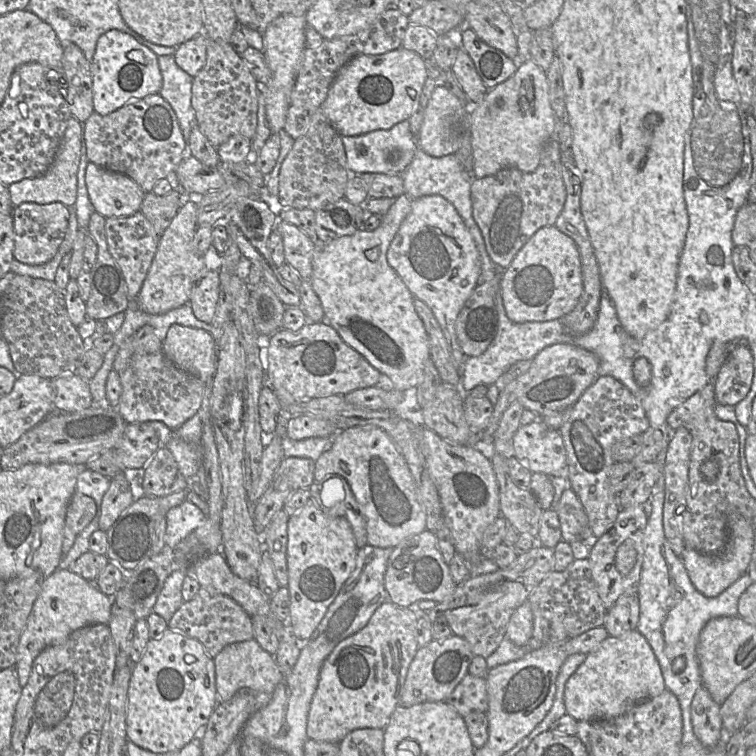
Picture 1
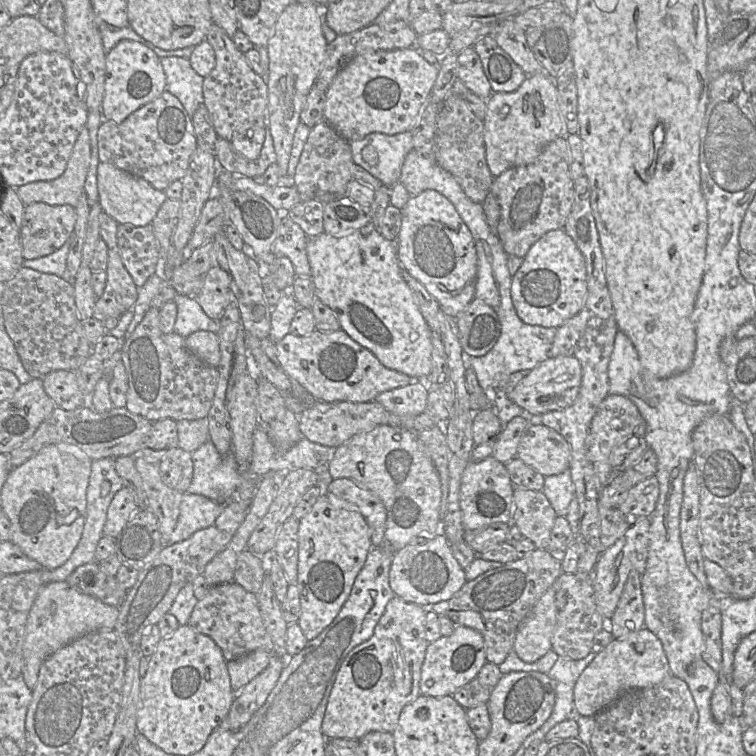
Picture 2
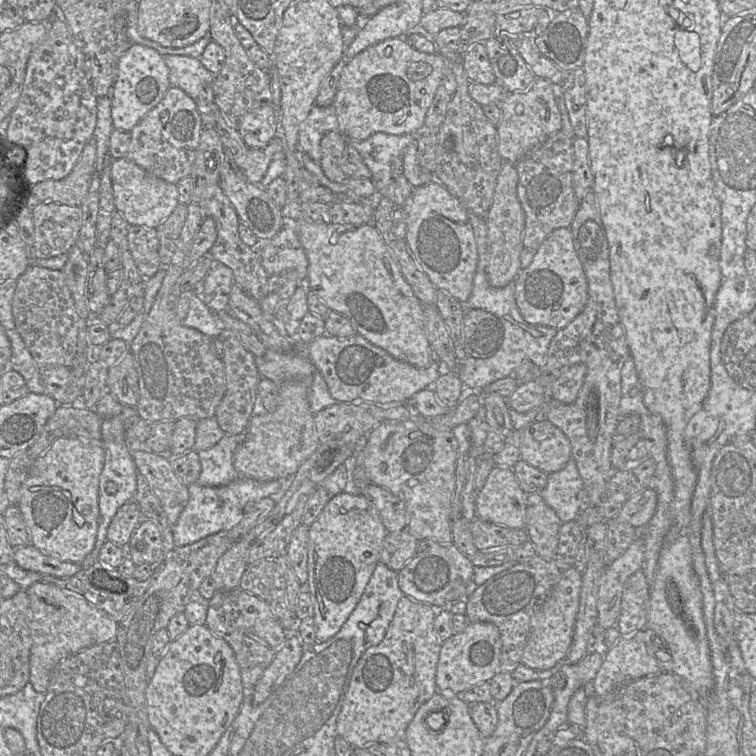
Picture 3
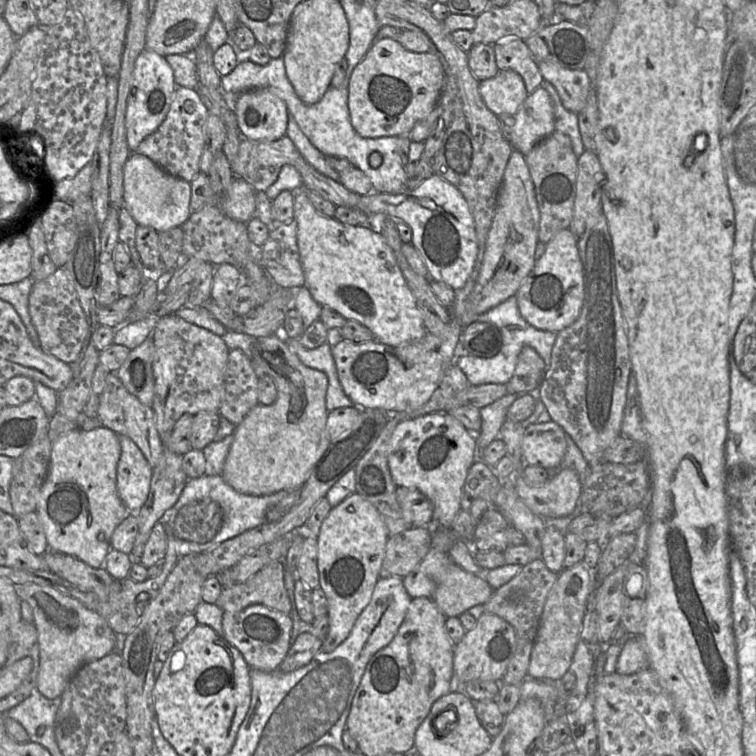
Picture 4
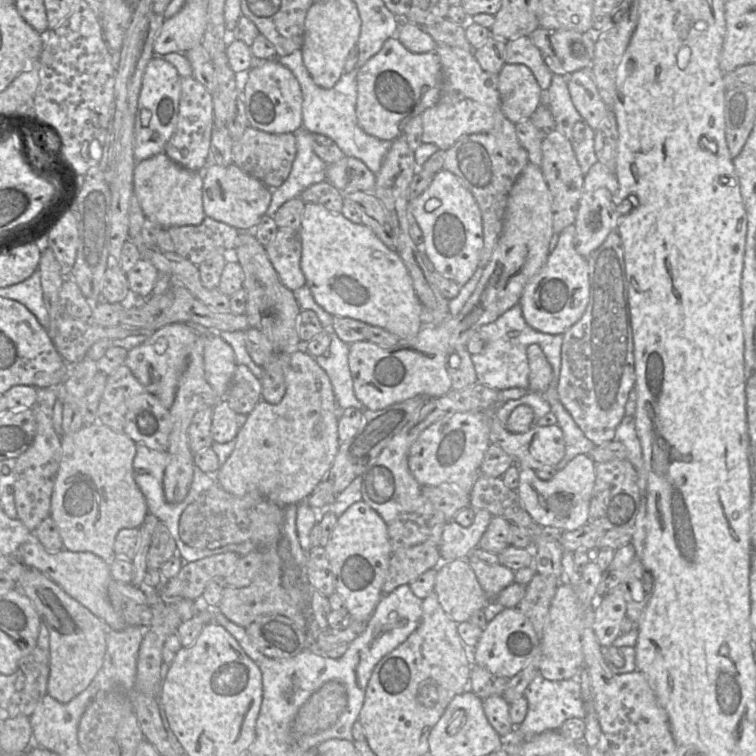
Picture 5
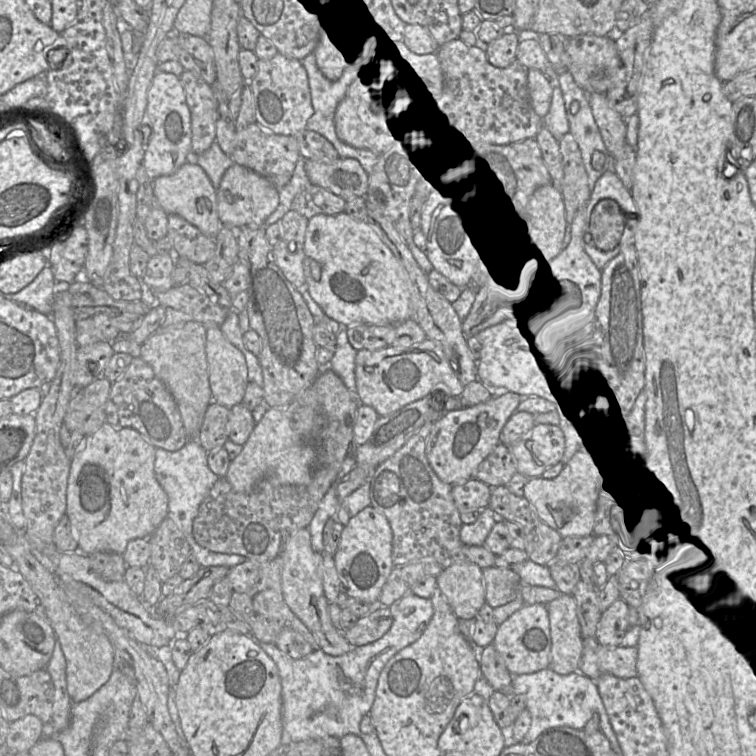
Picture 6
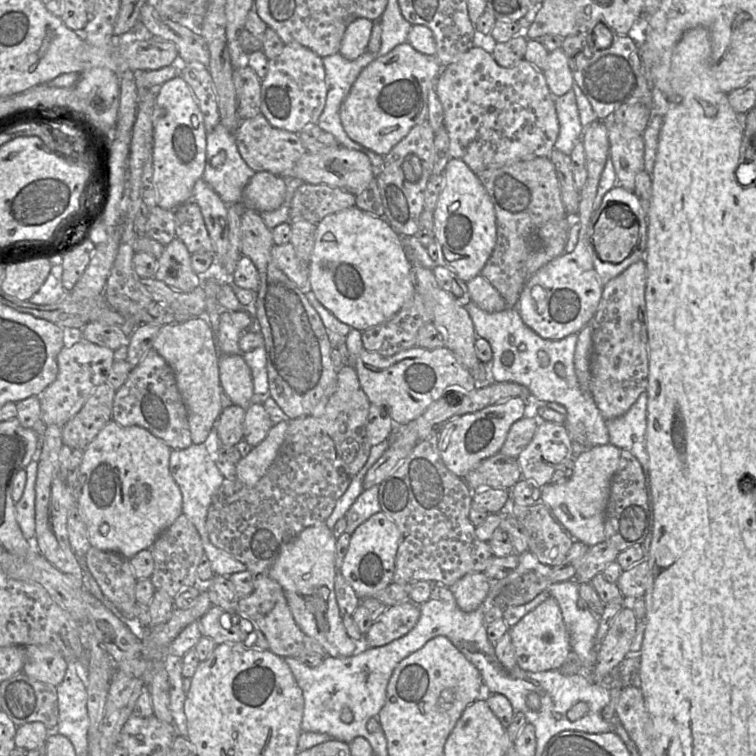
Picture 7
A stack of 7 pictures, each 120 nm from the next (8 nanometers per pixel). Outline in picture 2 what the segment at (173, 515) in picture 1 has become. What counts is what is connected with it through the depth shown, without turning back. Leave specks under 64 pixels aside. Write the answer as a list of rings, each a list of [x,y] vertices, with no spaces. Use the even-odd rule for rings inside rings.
[[[183,493],[177,523],[165,544],[174,544],[188,539],[193,533],[211,526],[219,517],[224,504],[205,496]]]

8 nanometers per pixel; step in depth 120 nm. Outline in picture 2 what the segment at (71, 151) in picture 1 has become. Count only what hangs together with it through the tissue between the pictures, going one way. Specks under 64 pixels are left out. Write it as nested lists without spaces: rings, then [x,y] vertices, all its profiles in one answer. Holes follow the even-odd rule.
[[[83,127],[74,143],[64,172],[53,180],[30,182],[16,188],[24,205],[43,202],[75,207],[87,176],[91,155],[90,137]]]

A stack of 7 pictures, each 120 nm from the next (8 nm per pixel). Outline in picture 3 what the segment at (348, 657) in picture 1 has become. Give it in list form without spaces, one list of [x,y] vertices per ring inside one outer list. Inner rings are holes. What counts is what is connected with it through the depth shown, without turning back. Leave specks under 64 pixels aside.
[[[403,596],[384,639],[359,659],[337,717],[337,734],[352,747],[403,740],[419,707],[438,691],[436,671],[443,642],[434,629],[435,617],[433,606]]]

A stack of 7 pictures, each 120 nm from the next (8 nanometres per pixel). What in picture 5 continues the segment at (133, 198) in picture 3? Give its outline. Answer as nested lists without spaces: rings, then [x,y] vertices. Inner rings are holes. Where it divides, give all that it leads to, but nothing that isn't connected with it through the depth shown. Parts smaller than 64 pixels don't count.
[[[164,153],[137,162],[133,170],[133,194],[146,219],[163,229],[173,226],[199,225],[206,217],[202,205],[202,171],[187,170]]]

